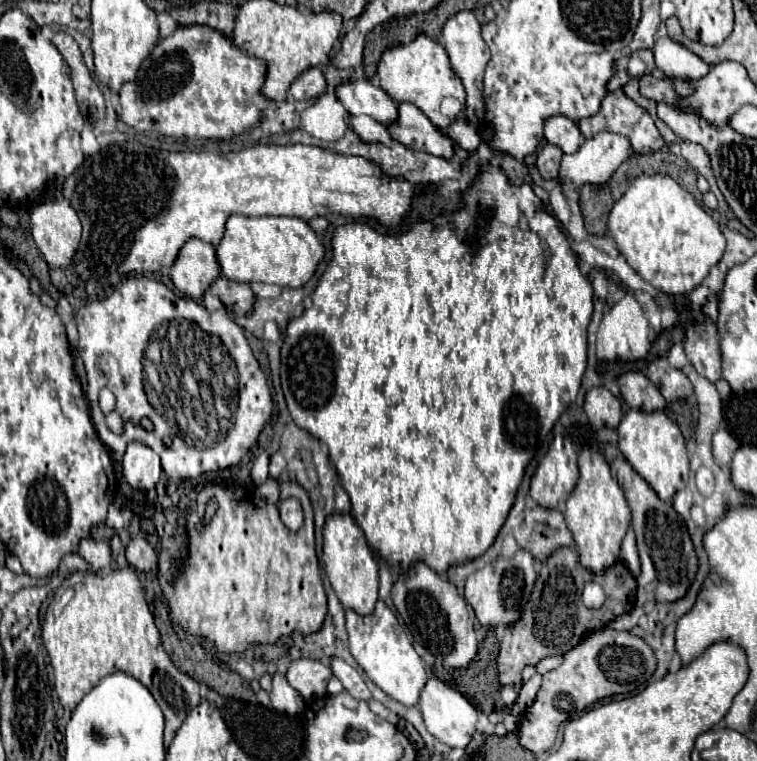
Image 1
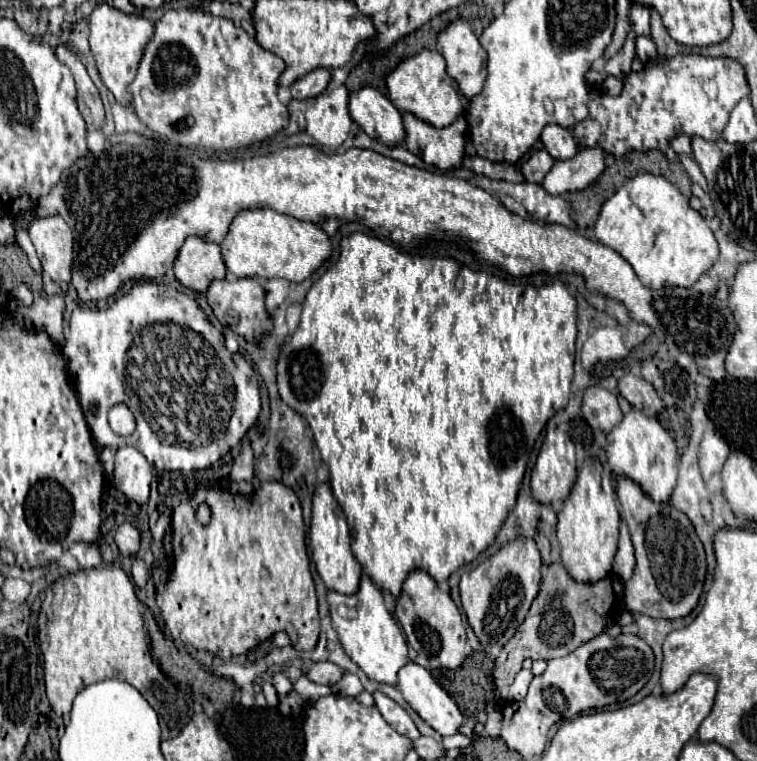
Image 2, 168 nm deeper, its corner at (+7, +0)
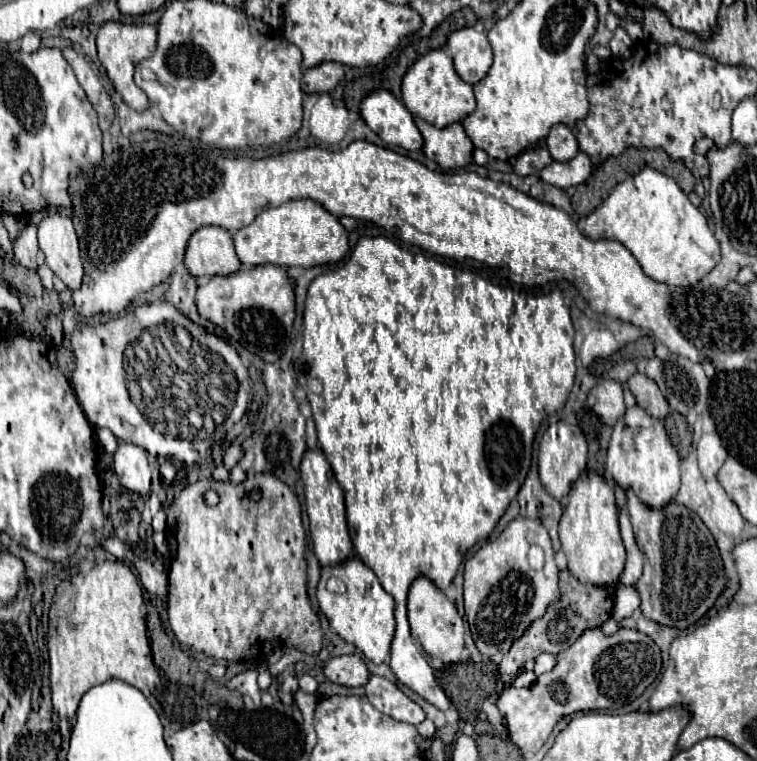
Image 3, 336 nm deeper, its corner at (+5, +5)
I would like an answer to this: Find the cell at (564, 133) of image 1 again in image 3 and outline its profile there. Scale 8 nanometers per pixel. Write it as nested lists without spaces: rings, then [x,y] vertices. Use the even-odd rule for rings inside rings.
[[[563,124],[551,128],[551,132],[547,136],[547,148],[551,152],[551,158],[557,162],[567,162],[569,158],[573,158],[579,152],[575,134]]]

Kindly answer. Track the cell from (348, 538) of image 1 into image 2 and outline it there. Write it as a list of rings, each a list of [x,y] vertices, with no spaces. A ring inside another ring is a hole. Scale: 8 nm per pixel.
[[[329,483],[319,485],[313,497],[313,517],[311,517],[309,529],[311,555],[315,561],[317,573],[321,575],[327,589],[343,593],[343,595],[355,595],[359,591],[359,581],[361,581],[361,565],[355,559],[349,541],[351,541],[351,533],[349,533],[345,515],[339,503],[335,501]]]

